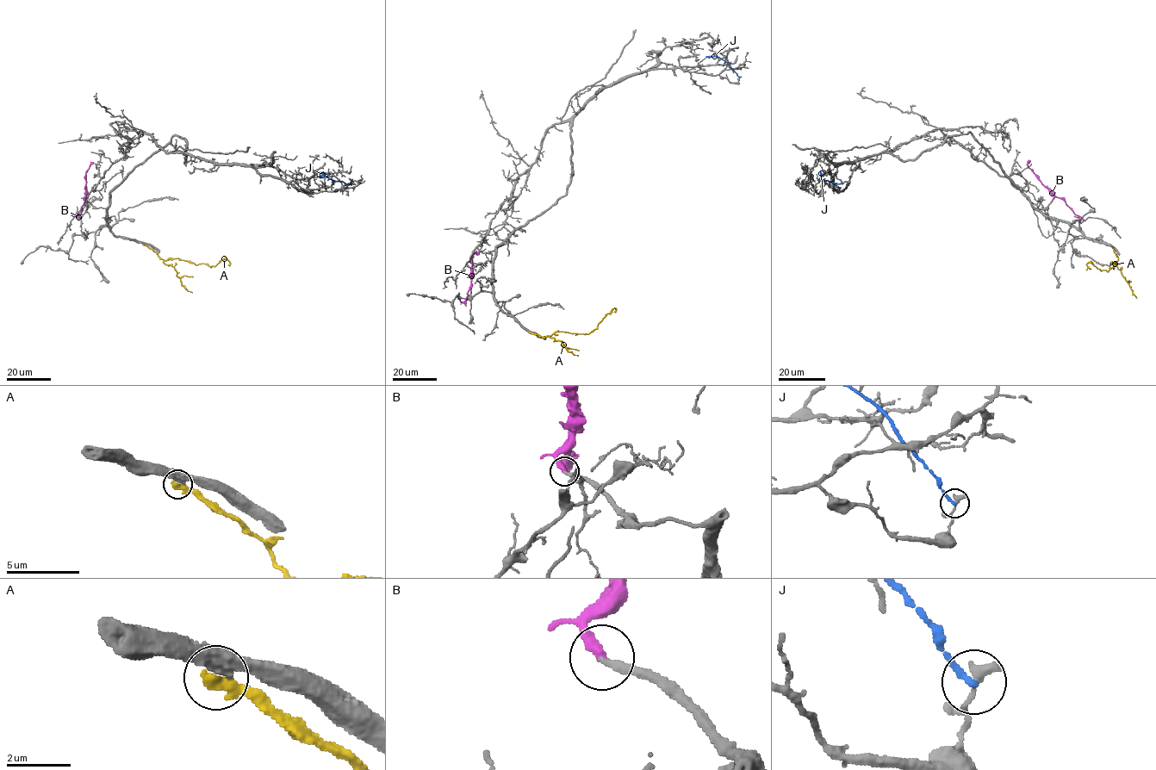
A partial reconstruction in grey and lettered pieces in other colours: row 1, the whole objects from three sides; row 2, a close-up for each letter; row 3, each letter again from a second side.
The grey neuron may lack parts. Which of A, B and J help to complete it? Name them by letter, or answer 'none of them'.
B

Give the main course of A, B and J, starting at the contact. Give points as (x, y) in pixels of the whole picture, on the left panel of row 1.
A: (144, 244), (164, 260), (178, 257), (210, 267), (226, 258), (229, 265)
B: (84, 200), (86, 171), (94, 162)
J: (353, 183), (334, 181), (324, 176), (320, 177)

